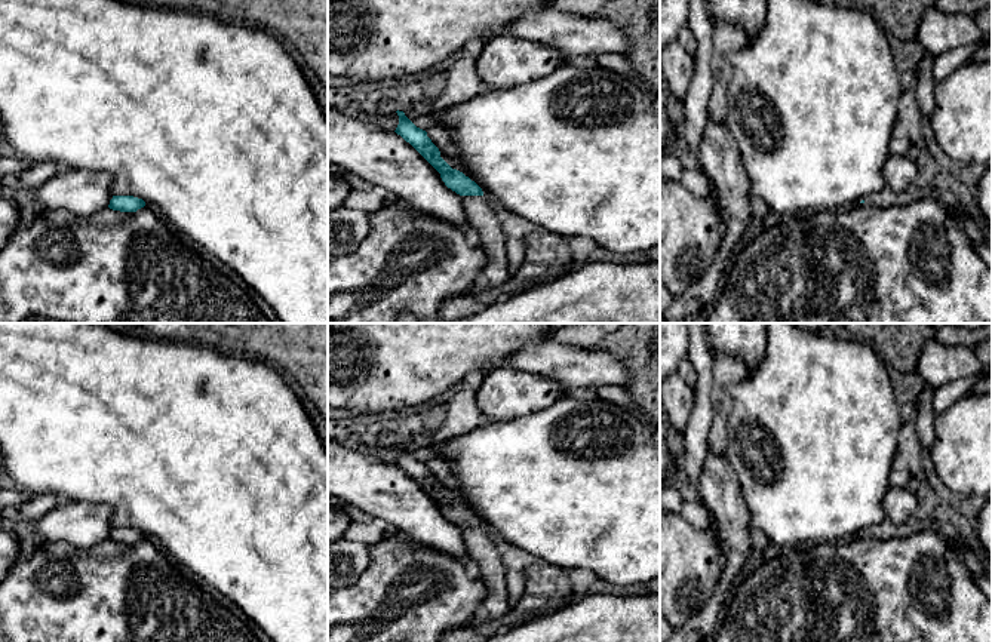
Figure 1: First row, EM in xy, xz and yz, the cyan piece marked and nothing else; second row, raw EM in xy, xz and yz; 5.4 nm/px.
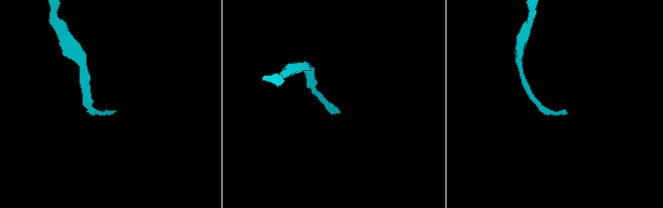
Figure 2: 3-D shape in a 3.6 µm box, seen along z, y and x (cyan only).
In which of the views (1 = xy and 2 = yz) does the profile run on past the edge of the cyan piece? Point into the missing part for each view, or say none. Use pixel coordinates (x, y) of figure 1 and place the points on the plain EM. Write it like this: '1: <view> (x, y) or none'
1: none
2: none

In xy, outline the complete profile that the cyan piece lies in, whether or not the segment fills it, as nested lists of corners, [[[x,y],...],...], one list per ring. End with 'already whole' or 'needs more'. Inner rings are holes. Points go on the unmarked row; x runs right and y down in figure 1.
[[[113,528],[108,540],[120,544],[136,544],[144,540],[145,534],[133,528]]]; already whole

